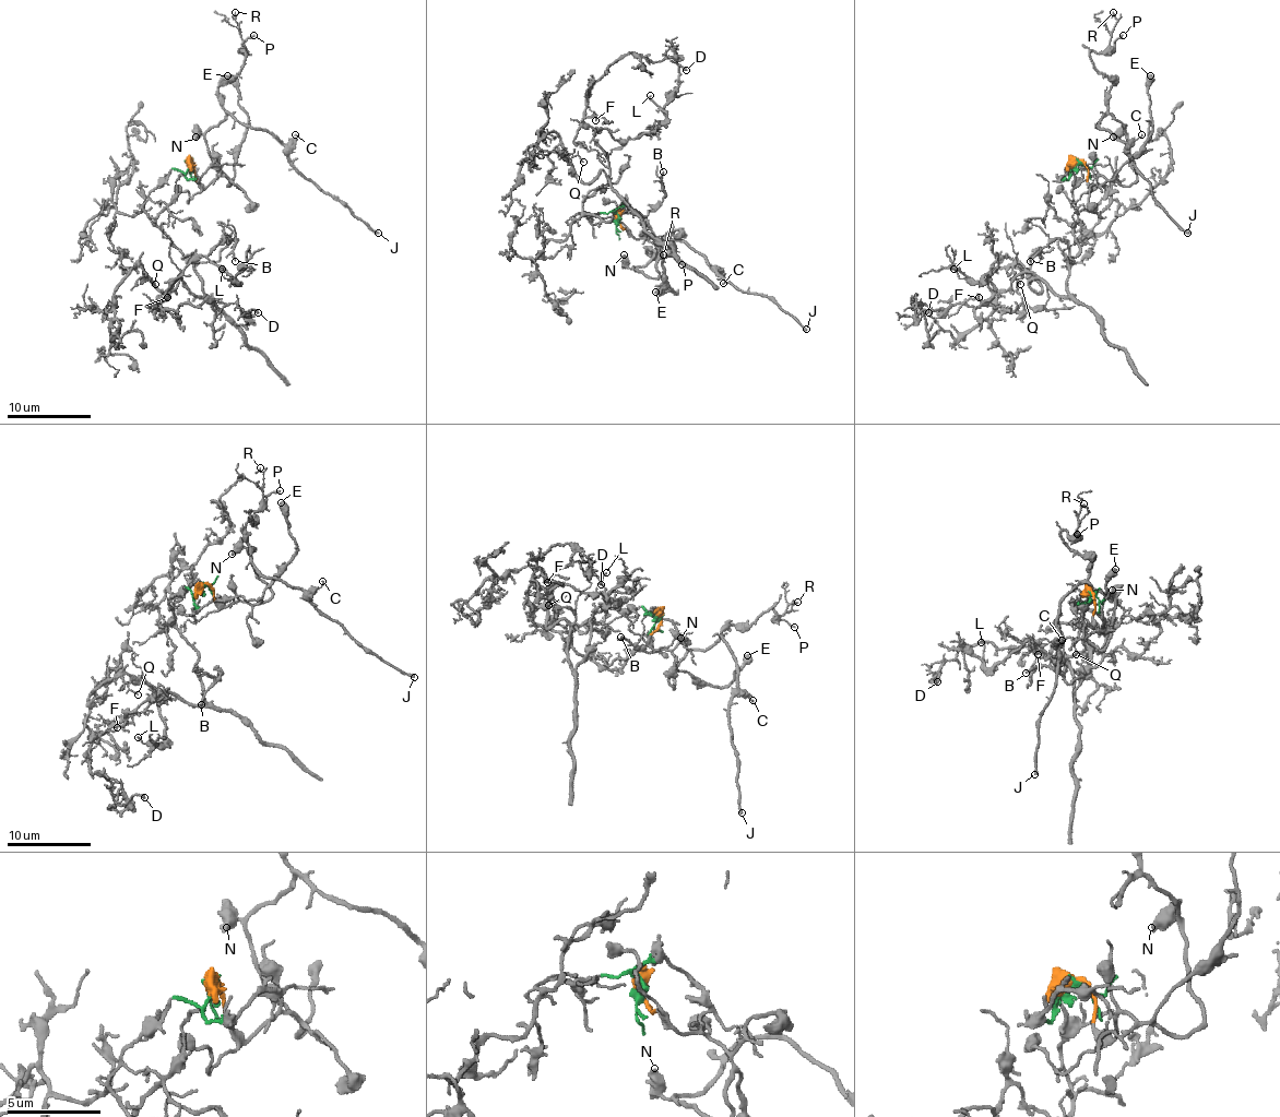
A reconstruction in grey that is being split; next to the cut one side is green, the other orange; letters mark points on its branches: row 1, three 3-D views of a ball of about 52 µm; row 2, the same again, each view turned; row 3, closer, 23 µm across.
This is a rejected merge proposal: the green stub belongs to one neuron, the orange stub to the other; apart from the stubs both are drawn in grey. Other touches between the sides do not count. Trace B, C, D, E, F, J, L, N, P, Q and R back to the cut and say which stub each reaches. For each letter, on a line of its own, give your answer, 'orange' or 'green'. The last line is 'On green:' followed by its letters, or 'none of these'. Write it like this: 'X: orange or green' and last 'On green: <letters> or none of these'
B: green
C: orange
D: green
E: orange
F: green
J: orange
L: green
N: orange
P: orange
Q: green
R: orange
On green: B, D, F, L, Q

